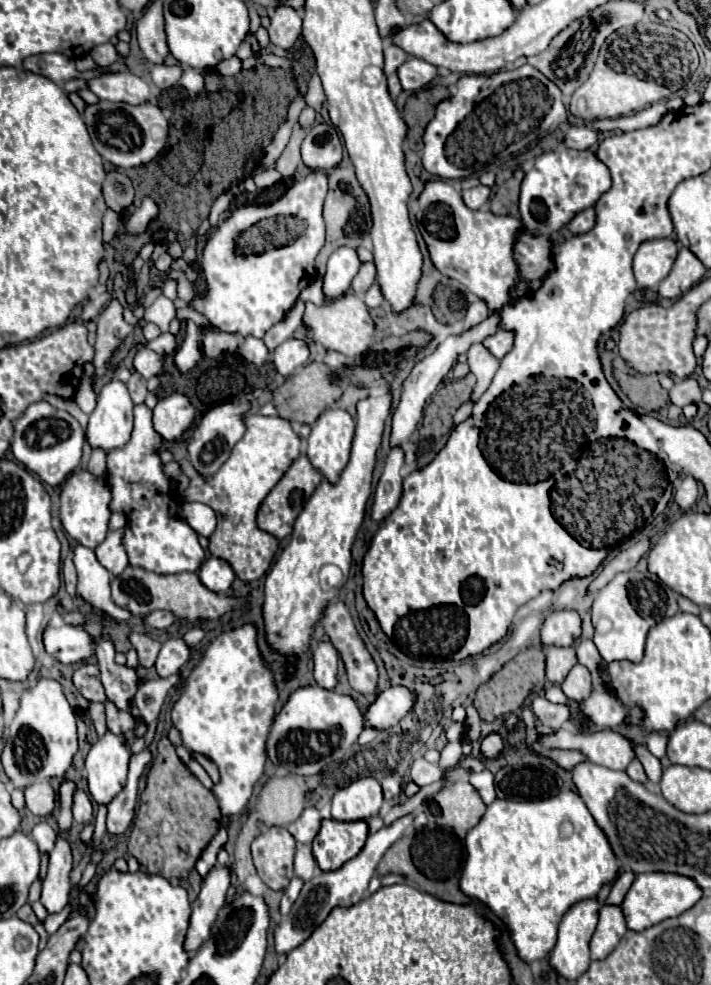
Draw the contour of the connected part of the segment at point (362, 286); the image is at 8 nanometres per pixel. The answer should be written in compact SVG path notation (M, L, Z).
M369 262L369 264L363 264L357 272L357 276L353 278L351 282L351 290L357 294L357 296L363 296L375 282L375 264Z

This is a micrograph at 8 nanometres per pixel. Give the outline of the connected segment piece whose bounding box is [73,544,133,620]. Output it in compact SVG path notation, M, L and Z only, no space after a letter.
M77 544L73 548L73 564L75 564L77 576L79 576L77 592L83 596L85 602L89 602L97 610L103 610L105 614L109 614L115 620L133 618L133 614L129 614L129 610L123 610L111 602L109 572L97 562L97 556L91 548Z

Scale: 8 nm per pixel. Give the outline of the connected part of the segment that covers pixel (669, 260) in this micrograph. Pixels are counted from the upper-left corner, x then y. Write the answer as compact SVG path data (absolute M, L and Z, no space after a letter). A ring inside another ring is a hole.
M671 238L643 242L633 260L633 274L641 288L655 288L671 270L677 258L679 246Z

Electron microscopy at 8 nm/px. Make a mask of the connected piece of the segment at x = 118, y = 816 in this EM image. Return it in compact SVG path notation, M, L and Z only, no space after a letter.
M150 751L131 754L127 781L122 791L109 803L109 814L106 818L106 829L111 835L121 835L129 828L134 818L134 809L139 794L138 783L144 769L153 757Z

